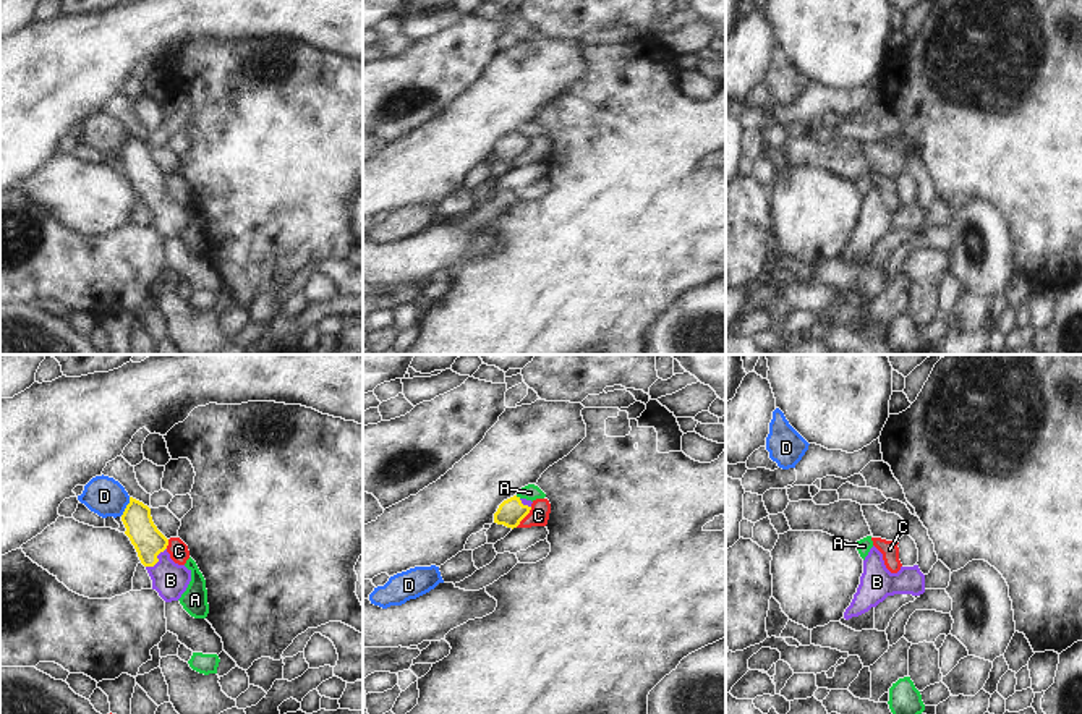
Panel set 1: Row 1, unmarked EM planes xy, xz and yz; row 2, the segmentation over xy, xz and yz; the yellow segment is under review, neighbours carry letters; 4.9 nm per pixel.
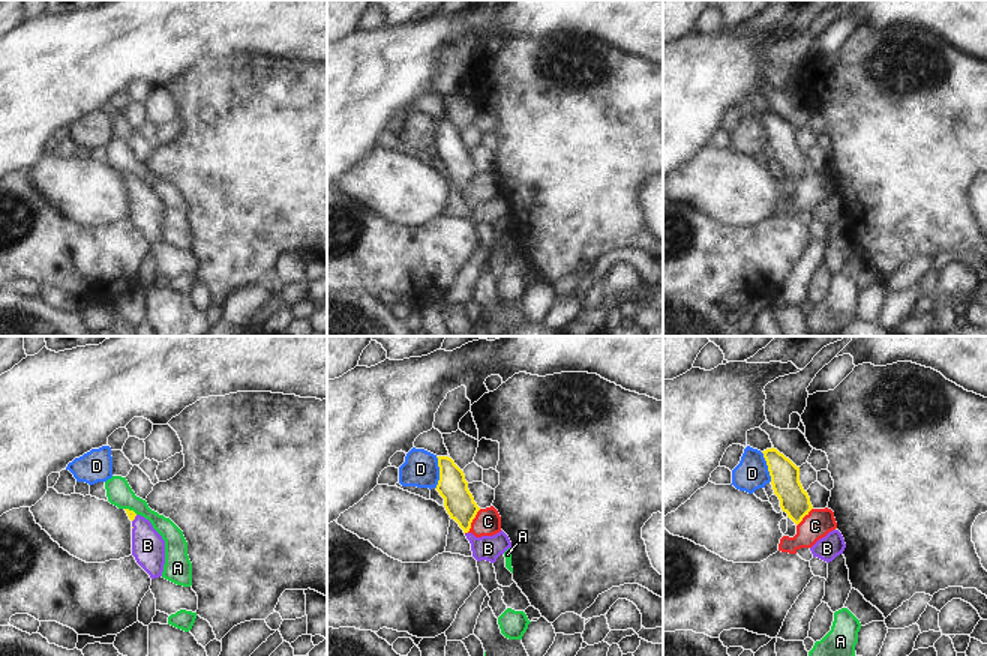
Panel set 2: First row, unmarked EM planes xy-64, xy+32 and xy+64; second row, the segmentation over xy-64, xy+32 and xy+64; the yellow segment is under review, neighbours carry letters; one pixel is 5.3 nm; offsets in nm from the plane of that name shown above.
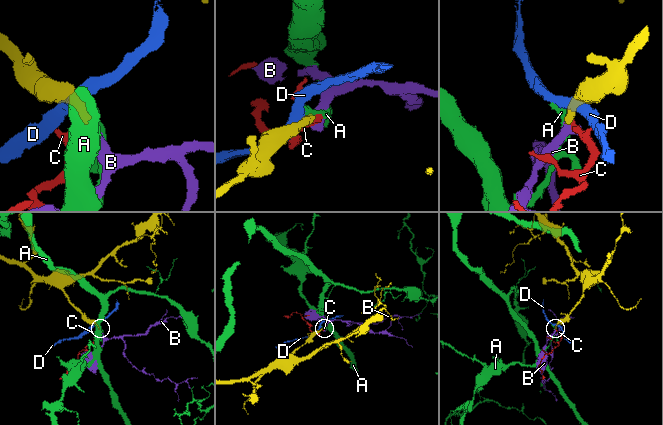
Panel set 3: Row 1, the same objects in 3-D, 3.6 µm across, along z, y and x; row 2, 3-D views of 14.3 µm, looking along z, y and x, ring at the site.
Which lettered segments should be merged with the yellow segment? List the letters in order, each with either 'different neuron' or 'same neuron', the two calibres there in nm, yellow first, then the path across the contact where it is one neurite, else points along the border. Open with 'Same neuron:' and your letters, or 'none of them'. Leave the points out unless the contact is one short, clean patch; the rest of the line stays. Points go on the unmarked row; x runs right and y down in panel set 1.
Same neuron: B
A: different neuron | 140/80 nm | along xz (515, 133), (520, 135)
B: same neuron | 150/180 nm | across xy (148, 178), (157, 198), (170, 217)
C: different neuron | 140/100 nm | along xz (532, 144), (515, 164)
D: different neuron | 150/190 nm

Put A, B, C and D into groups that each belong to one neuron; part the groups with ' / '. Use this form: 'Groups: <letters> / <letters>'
Groups: A / B / C / D

